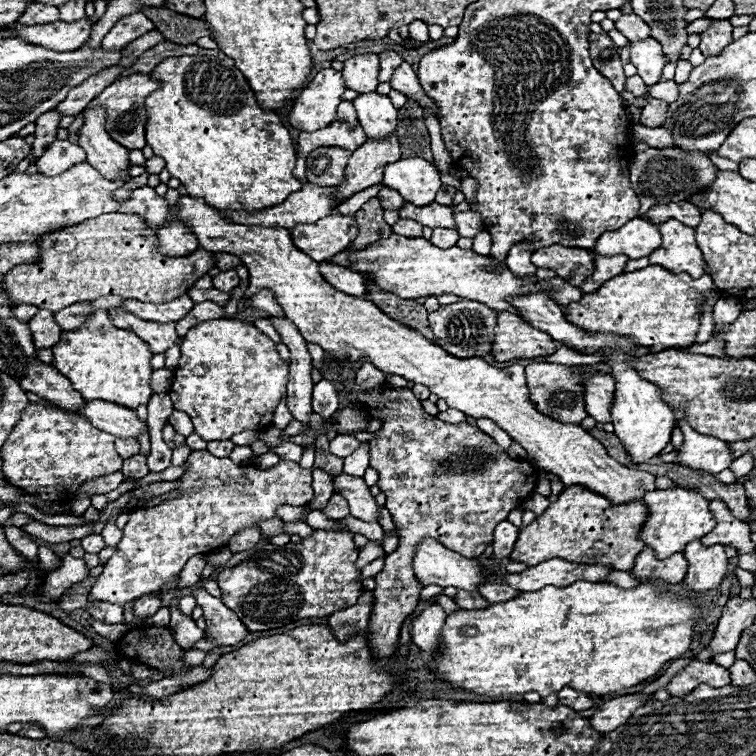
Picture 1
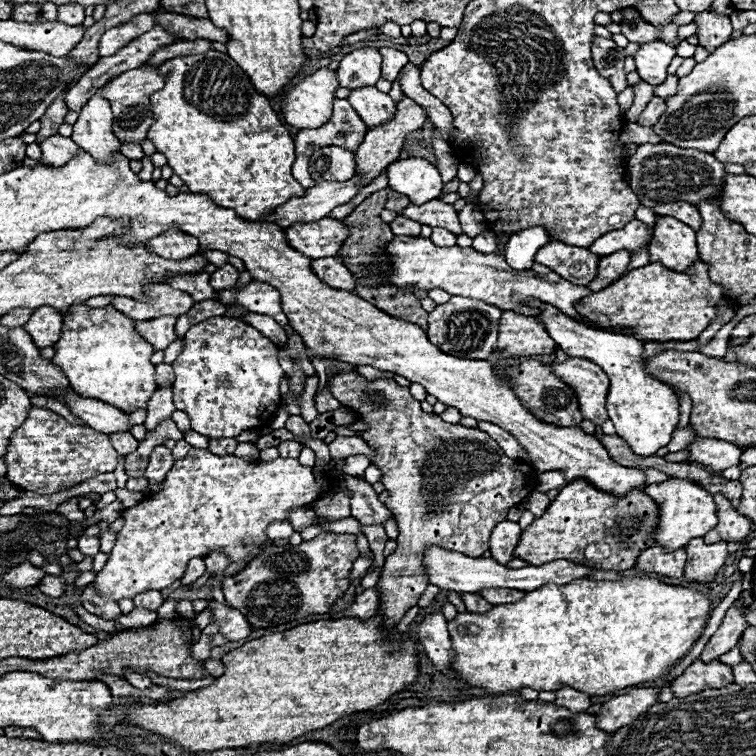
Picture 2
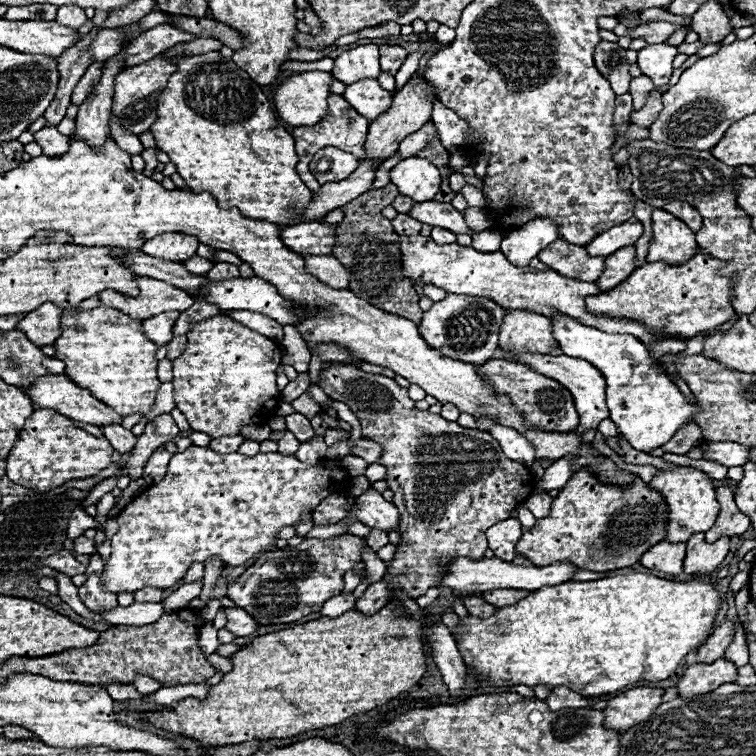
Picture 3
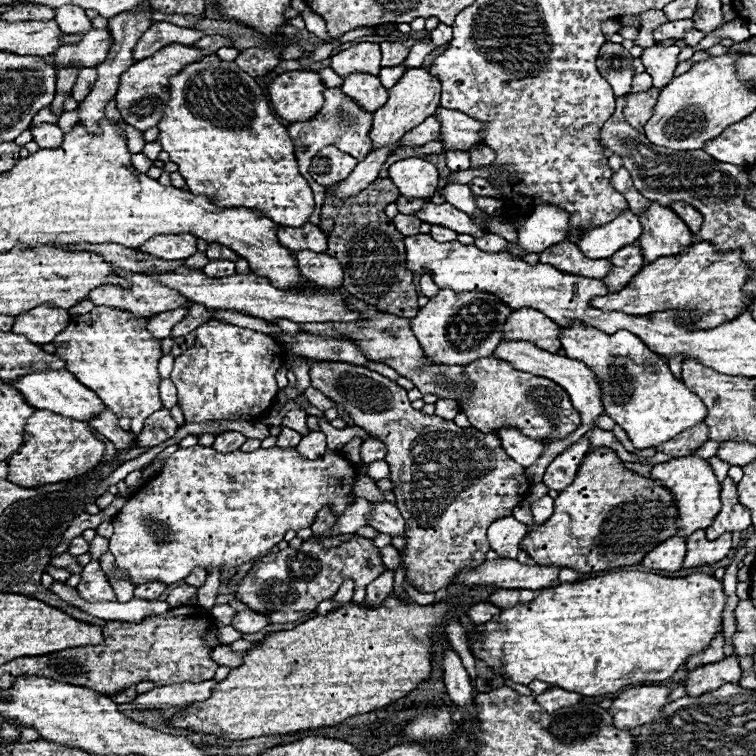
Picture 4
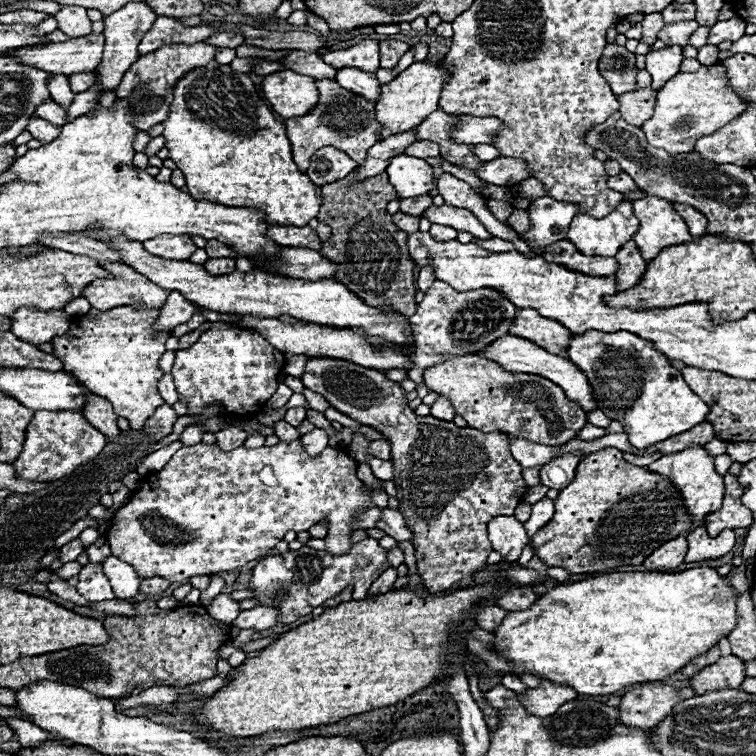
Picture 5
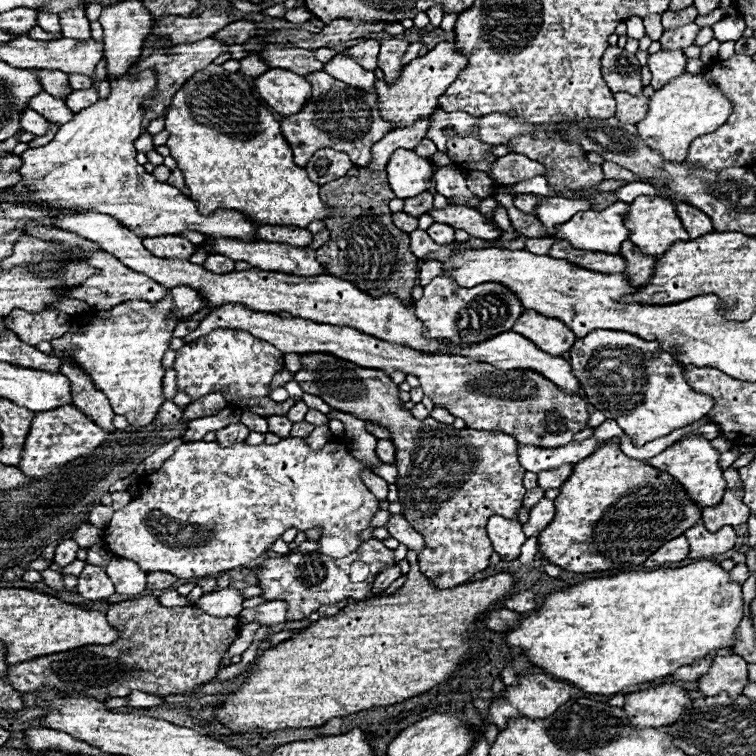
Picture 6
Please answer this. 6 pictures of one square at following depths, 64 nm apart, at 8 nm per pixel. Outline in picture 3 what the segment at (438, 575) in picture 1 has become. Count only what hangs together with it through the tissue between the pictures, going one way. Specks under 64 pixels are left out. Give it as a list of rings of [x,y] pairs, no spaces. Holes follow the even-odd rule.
[[[458,558],[458,562],[452,562],[446,570],[446,576],[442,578],[442,586],[450,586],[462,592],[486,592],[496,588],[514,588],[514,590],[540,590],[542,586],[556,586],[560,582],[566,582],[572,578],[574,566],[572,564],[550,564],[550,566],[516,566],[512,562],[504,562],[498,558],[482,558],[482,560],[470,560],[470,558]]]

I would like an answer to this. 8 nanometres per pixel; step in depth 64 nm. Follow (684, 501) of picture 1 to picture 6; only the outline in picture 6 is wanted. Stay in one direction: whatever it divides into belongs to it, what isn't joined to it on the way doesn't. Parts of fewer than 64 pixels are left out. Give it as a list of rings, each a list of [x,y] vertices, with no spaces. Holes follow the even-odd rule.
[[[696,434],[672,444],[670,448],[656,454],[648,462],[654,464],[654,468],[662,468],[664,472],[670,472],[676,480],[684,484],[686,492],[690,492],[690,496],[698,500],[700,508],[706,508],[706,504],[718,504],[718,500],[722,500],[726,490],[726,480],[722,476],[722,468],[718,466],[718,458],[720,458],[720,452],[712,448],[710,440]]]

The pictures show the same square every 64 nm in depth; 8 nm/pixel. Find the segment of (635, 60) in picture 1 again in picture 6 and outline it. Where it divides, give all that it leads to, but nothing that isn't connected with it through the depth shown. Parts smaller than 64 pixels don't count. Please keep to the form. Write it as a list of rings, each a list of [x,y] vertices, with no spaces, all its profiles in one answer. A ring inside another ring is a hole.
[[[656,52],[648,58],[648,68],[652,72],[652,88],[660,90],[670,80],[686,74],[686,56],[684,52]]]

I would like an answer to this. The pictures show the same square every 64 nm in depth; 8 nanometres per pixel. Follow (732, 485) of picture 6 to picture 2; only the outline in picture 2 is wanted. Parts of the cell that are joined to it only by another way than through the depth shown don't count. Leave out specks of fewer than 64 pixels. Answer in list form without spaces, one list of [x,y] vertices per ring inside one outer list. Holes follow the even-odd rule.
[[[718,492],[714,500],[718,506],[718,524],[704,536],[704,542],[706,544],[714,544],[718,540],[742,542],[750,534],[752,522],[740,512],[736,512],[736,508],[730,504],[730,500],[724,494]]]

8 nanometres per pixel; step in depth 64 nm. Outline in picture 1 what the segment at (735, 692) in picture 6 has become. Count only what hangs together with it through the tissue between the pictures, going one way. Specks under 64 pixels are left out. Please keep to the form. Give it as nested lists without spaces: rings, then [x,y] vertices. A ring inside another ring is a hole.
[[[692,660],[682,672],[678,672],[670,684],[666,686],[672,696],[686,696],[692,690],[696,690],[700,684],[710,684],[714,688],[722,688],[730,684],[730,672],[726,668],[720,668],[714,662],[702,662]]]

